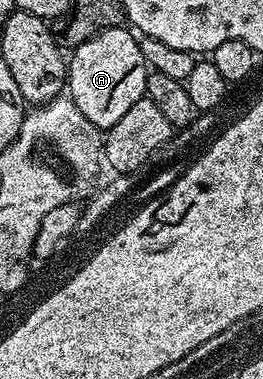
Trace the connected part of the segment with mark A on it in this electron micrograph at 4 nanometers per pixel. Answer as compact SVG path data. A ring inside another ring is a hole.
M124 26L112 27L91 41L72 48L67 59L67 95L73 99L85 120L99 129L108 129L135 105L135 101L146 98L145 80L147 68L141 52L138 36Z

